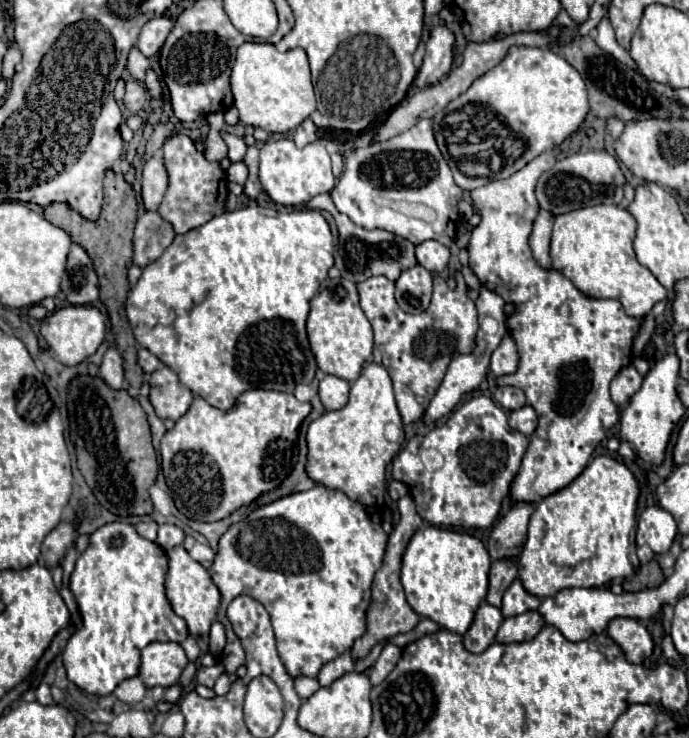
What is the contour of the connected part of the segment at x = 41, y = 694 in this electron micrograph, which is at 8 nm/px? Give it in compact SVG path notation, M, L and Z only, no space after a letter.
M42 681L42 683L36 687L36 701L42 703L42 705L52 705L52 703L54 703L54 701L52 701L52 695L50 695L48 683Z

